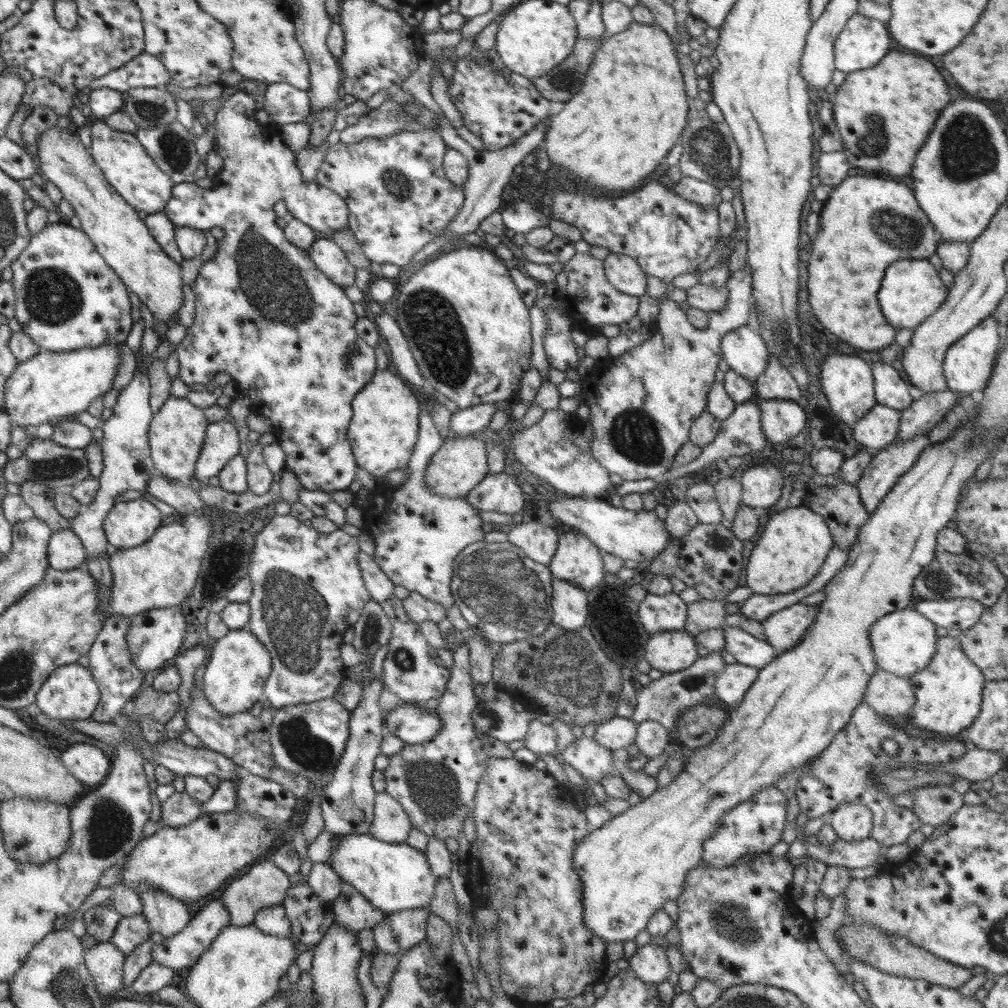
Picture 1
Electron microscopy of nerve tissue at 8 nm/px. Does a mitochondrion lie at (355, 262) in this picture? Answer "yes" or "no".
no

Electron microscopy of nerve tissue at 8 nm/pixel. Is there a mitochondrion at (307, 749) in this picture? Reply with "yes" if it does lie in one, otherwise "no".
yes

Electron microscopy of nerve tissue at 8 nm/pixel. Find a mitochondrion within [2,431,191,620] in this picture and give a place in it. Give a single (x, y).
(60, 468)

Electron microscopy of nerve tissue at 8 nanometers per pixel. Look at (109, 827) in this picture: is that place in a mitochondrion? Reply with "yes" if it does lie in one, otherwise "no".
yes

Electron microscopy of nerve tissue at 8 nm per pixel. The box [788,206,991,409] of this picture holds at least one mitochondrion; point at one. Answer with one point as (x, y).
(897, 231)

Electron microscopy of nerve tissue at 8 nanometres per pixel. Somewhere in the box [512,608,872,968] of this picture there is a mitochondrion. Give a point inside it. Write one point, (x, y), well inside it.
(738, 928)

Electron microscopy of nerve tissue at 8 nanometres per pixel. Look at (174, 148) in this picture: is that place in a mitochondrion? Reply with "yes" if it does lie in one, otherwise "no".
yes

